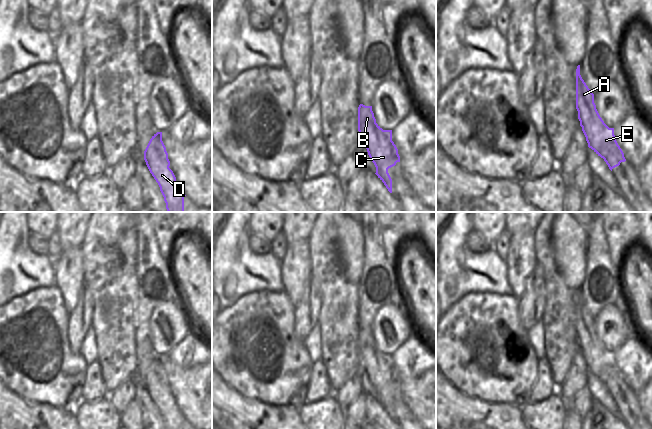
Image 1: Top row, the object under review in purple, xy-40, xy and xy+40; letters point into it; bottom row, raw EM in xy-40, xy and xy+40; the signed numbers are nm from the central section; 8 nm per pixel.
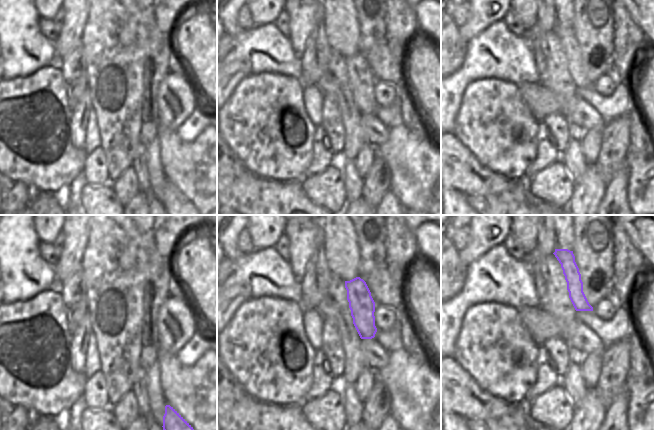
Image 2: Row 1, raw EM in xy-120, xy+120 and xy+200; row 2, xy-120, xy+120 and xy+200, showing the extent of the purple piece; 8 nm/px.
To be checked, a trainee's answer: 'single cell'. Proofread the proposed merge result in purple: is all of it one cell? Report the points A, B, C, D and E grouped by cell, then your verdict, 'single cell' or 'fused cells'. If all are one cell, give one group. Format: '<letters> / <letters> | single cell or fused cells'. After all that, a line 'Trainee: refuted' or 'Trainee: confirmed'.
A B C D E | single cell
Trainee: confirmed

